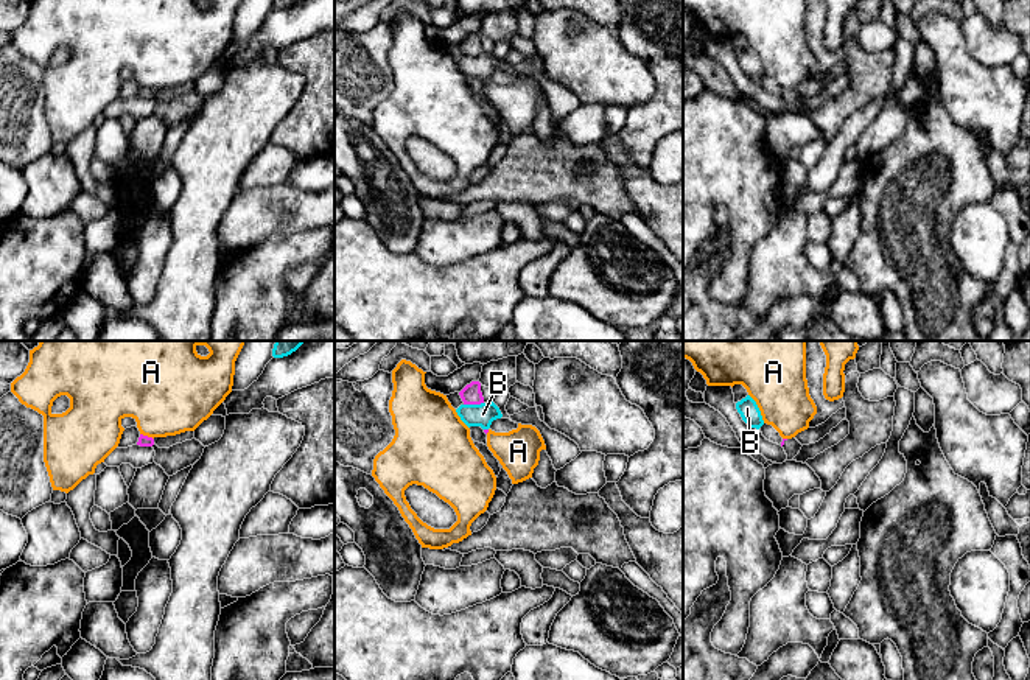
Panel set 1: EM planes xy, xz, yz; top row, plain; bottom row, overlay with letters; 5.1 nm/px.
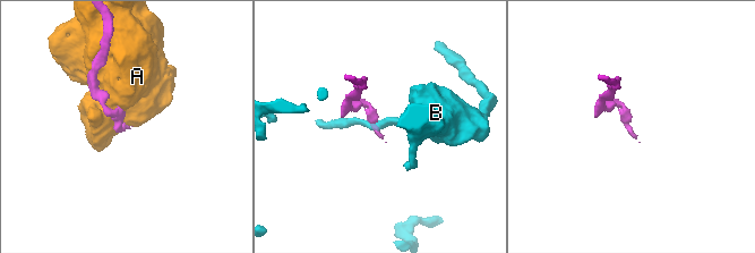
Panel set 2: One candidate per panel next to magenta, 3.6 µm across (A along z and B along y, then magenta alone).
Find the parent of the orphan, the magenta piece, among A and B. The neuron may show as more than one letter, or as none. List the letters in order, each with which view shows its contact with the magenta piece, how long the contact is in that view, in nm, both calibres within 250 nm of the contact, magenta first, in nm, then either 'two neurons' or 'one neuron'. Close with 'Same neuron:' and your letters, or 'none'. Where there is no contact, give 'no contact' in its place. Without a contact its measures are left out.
A: xy | 80 nm | 60/440 nm | two neurons
B: xz | 110 nm | 100/120 nm | two neurons
Same neuron: none

